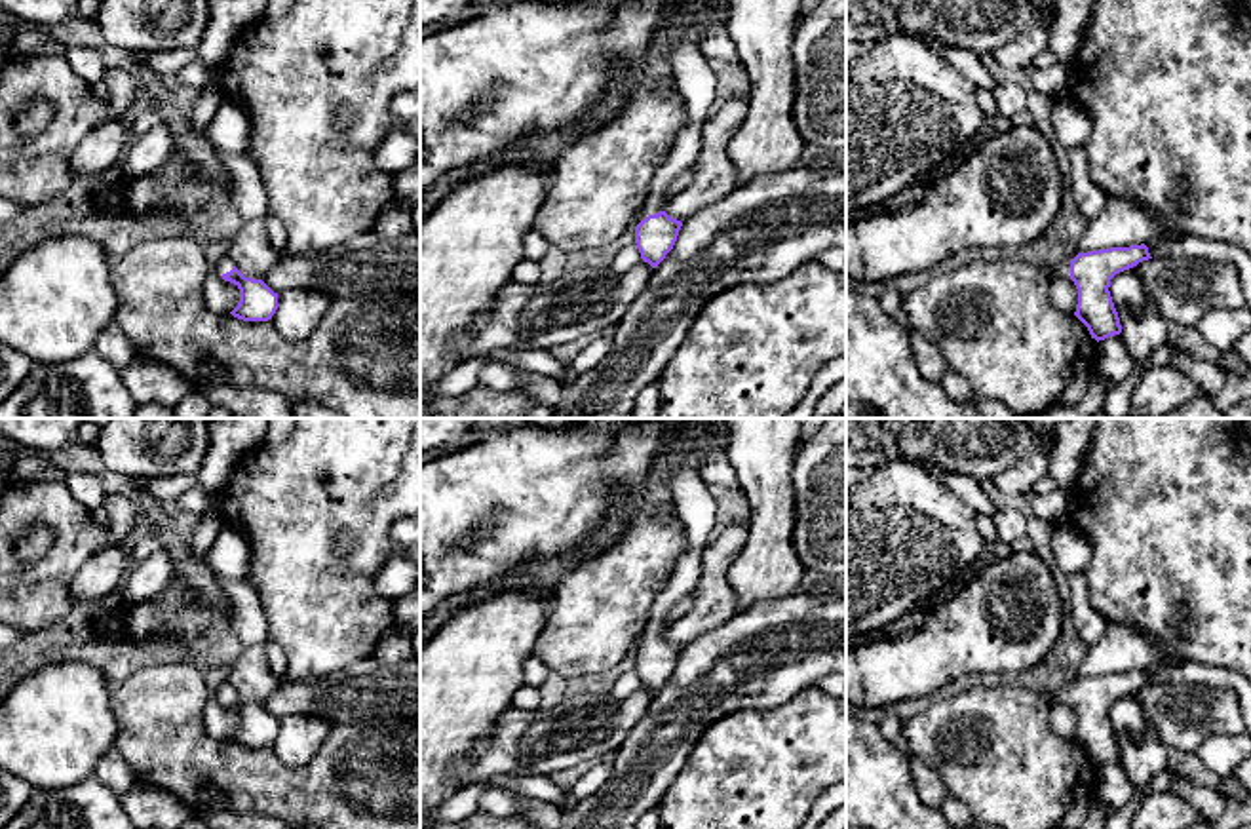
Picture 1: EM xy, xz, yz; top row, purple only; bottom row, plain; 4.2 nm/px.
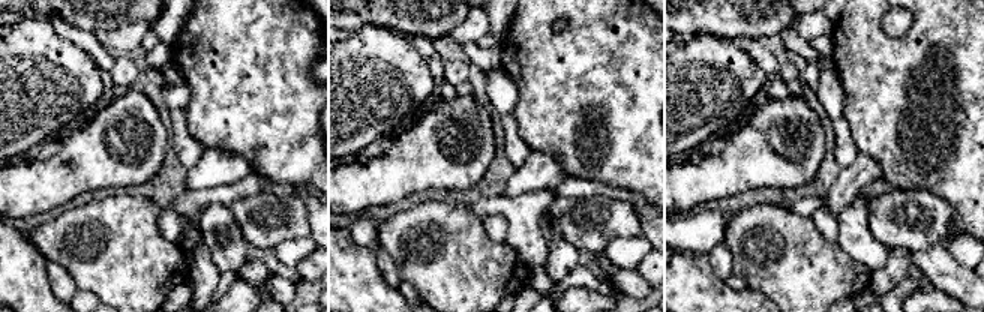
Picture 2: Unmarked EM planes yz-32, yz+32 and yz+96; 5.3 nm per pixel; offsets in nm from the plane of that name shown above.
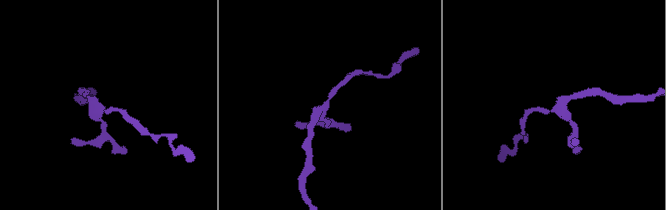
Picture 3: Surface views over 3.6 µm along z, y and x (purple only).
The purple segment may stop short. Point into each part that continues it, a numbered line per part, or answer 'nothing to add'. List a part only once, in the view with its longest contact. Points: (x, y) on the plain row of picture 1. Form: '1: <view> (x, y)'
1: xz (694, 506)

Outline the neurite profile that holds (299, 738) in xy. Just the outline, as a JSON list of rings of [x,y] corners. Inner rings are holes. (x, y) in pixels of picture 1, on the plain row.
[[[291,715],[278,721],[278,736],[272,742],[276,757],[293,768],[306,766],[327,740],[333,724],[308,715]]]

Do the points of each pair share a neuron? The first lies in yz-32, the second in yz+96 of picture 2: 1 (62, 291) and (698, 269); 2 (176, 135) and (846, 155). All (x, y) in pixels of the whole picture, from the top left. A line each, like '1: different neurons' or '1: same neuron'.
1: different neurons
2: same neuron

